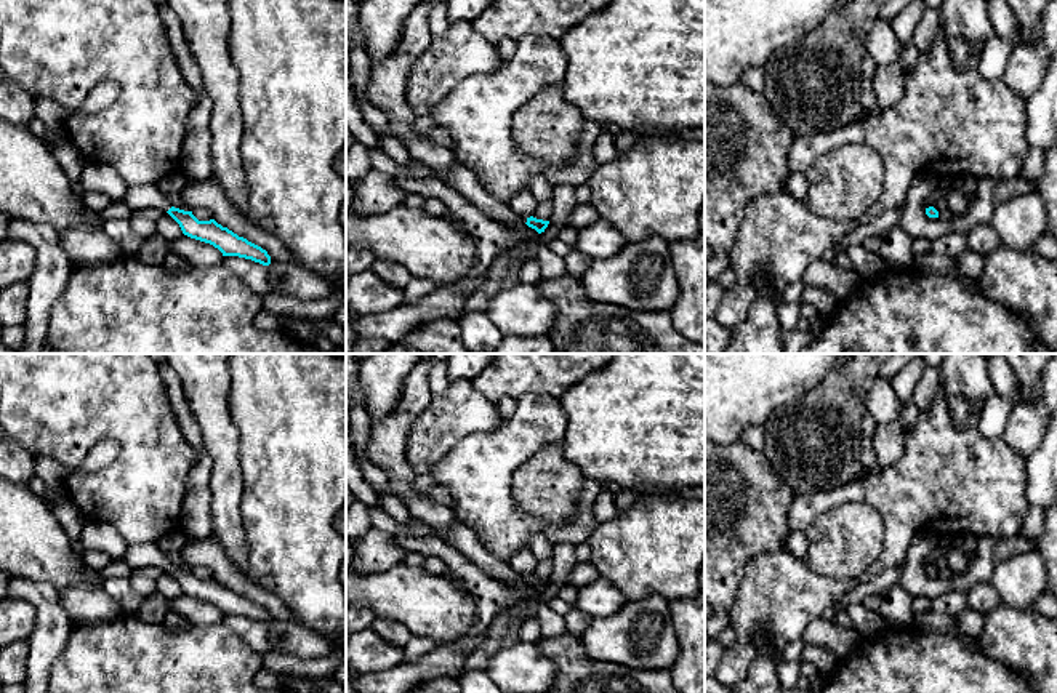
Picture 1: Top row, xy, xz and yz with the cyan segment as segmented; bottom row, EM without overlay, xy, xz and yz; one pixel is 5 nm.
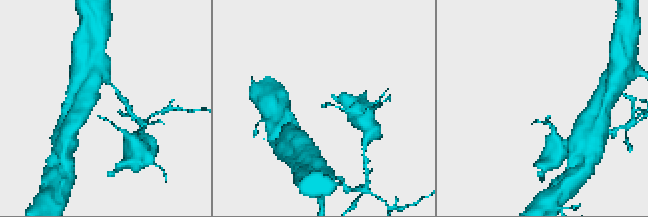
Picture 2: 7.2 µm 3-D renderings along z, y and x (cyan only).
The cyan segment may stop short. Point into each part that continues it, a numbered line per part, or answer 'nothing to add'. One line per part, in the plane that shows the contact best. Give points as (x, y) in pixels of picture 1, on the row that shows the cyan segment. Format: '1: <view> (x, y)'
1: xy (148, 196)

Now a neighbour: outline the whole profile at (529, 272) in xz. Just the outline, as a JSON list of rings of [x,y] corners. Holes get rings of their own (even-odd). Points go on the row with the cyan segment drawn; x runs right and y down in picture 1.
[[[537,256],[525,259],[519,270],[520,283],[537,285],[540,278],[541,278],[541,272],[540,272]]]

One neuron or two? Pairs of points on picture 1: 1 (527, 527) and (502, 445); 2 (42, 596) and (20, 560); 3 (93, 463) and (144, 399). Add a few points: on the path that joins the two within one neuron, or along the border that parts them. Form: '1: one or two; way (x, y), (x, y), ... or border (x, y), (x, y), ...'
1: one; way (506, 508), (502, 503), (502, 466)
2: two; border (16, 576), (26, 581), (42, 581), (55, 594)
3: two; border (120, 445), (112, 439), (101, 439), (82, 461)

